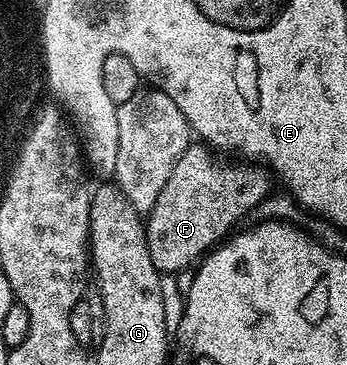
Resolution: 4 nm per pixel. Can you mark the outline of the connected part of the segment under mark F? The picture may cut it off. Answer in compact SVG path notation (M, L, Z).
M189 144L186 152L178 156L174 164L174 172L170 172L170 180L166 180L166 188L158 192L158 200L154 200L154 208L147 215L146 229L150 260L154 260L154 268L161 275L179 275L188 265L199 263L209 250L221 240L227 239L234 228L239 227L244 217L251 215L260 201L273 193L274 178L263 165L223 162L219 153L213 152L204 144Z

